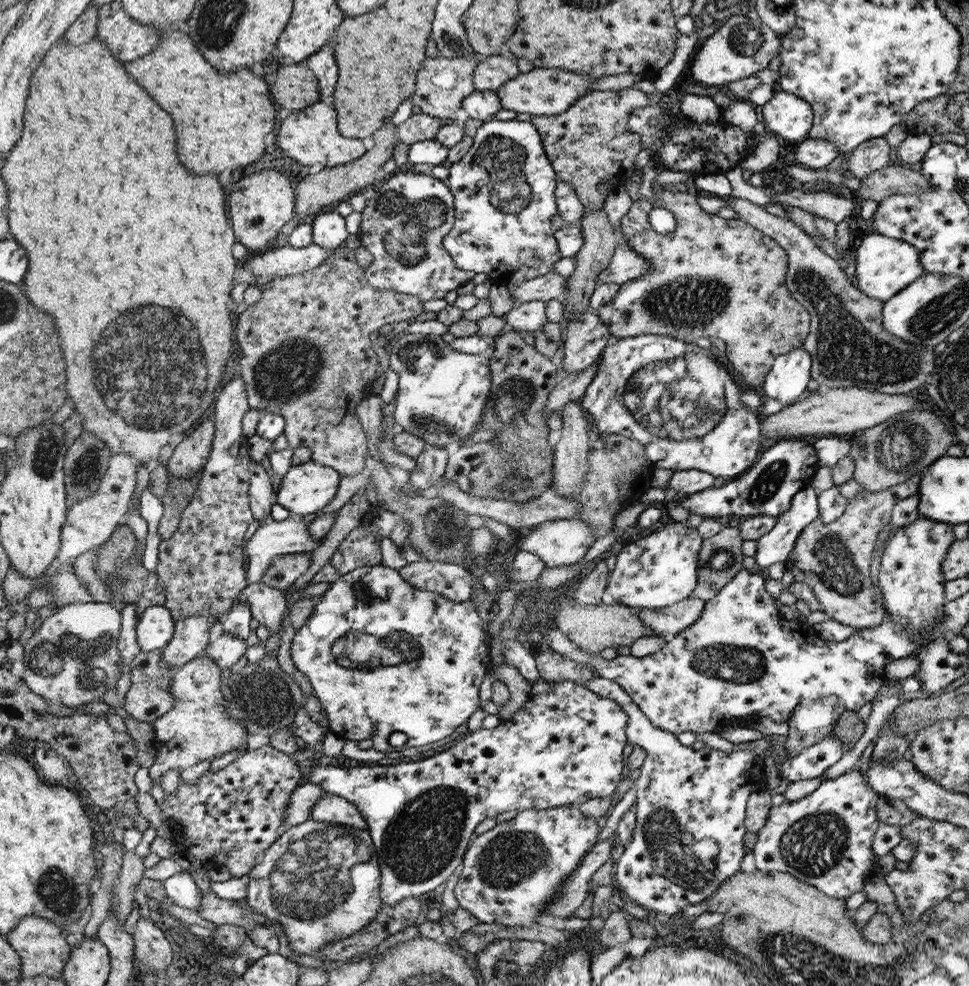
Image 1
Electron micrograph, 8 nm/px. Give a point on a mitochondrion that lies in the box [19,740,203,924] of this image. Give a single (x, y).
(58, 892)

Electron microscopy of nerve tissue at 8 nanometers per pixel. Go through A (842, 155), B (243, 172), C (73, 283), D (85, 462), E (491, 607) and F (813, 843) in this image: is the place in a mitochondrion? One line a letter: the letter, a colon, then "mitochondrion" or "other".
A: other
B: other
C: other
D: mitochondrion
E: other
F: mitochondrion

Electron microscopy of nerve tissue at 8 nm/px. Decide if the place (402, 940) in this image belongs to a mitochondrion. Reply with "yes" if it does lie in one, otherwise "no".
no

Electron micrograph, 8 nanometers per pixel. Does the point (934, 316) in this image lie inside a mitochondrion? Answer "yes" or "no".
yes

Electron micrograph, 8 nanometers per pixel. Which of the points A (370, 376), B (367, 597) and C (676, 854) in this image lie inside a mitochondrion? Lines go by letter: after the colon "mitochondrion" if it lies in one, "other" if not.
A: other
B: other
C: mitochondrion

